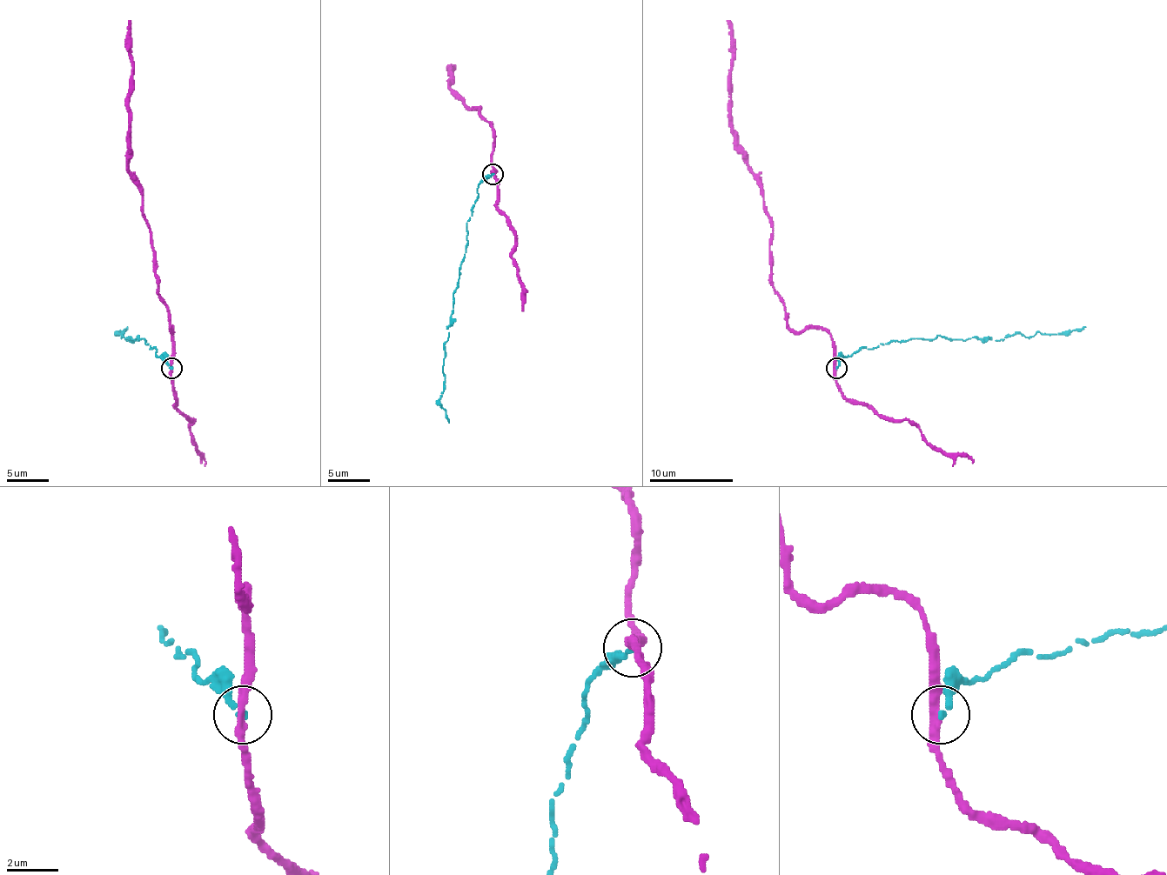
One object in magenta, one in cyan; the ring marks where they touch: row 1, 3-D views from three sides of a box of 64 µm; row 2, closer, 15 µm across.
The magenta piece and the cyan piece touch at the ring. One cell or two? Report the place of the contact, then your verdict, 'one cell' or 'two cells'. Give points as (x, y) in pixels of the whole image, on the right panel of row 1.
at (836, 368); two cells

